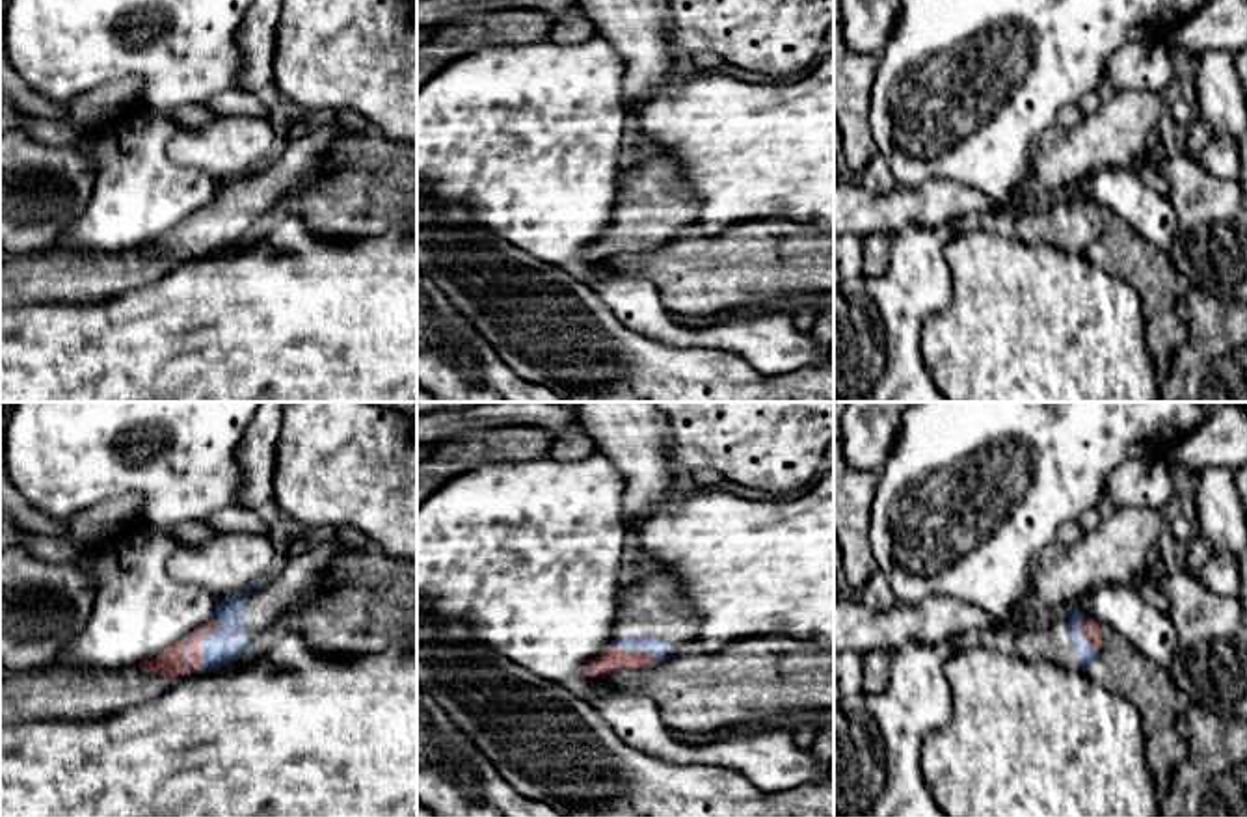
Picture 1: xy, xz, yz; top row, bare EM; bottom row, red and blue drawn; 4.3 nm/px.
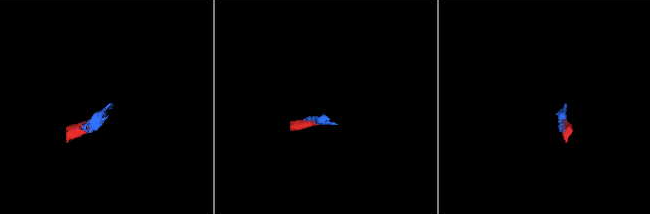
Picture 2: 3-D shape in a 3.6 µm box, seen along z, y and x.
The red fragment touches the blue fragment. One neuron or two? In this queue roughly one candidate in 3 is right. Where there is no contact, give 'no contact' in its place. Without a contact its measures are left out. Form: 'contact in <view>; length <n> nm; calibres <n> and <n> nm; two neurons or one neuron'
contact in xy; length 240 nm; calibres 120 and 150 nm; one neuron

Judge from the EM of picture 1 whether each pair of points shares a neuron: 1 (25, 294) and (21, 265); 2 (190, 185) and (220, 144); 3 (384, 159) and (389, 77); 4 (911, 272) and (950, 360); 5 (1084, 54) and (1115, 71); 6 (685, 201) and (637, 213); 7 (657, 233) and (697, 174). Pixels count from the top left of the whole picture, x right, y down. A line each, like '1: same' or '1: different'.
1: same
2: different
3: different
4: different
5: different
6: same
7: different

